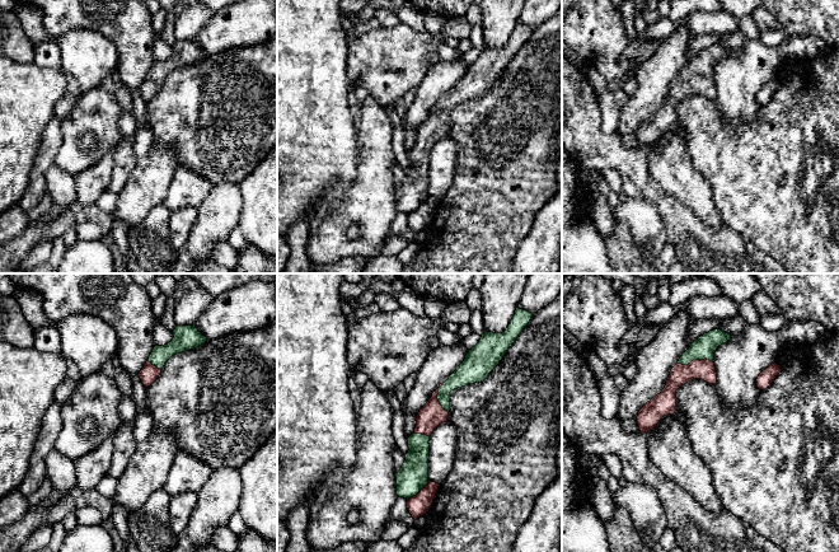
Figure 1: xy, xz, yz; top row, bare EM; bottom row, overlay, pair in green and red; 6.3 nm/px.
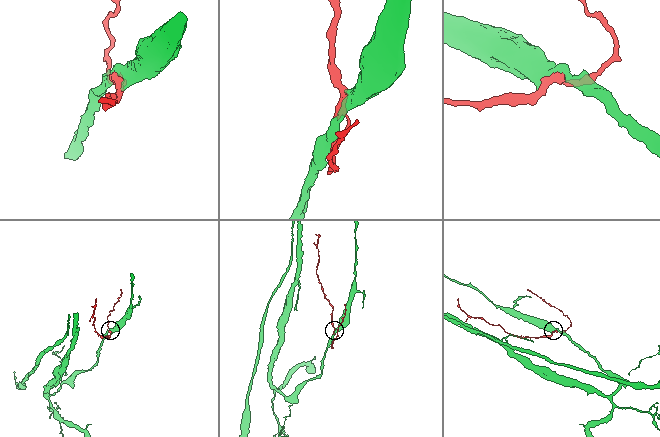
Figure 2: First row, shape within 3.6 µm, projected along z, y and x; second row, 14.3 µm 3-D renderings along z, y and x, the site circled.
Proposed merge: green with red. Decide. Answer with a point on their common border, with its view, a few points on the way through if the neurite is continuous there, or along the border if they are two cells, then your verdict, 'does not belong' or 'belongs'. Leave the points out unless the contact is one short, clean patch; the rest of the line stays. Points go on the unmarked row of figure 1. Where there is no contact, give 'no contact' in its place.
contact yz (694, 74); belongs

